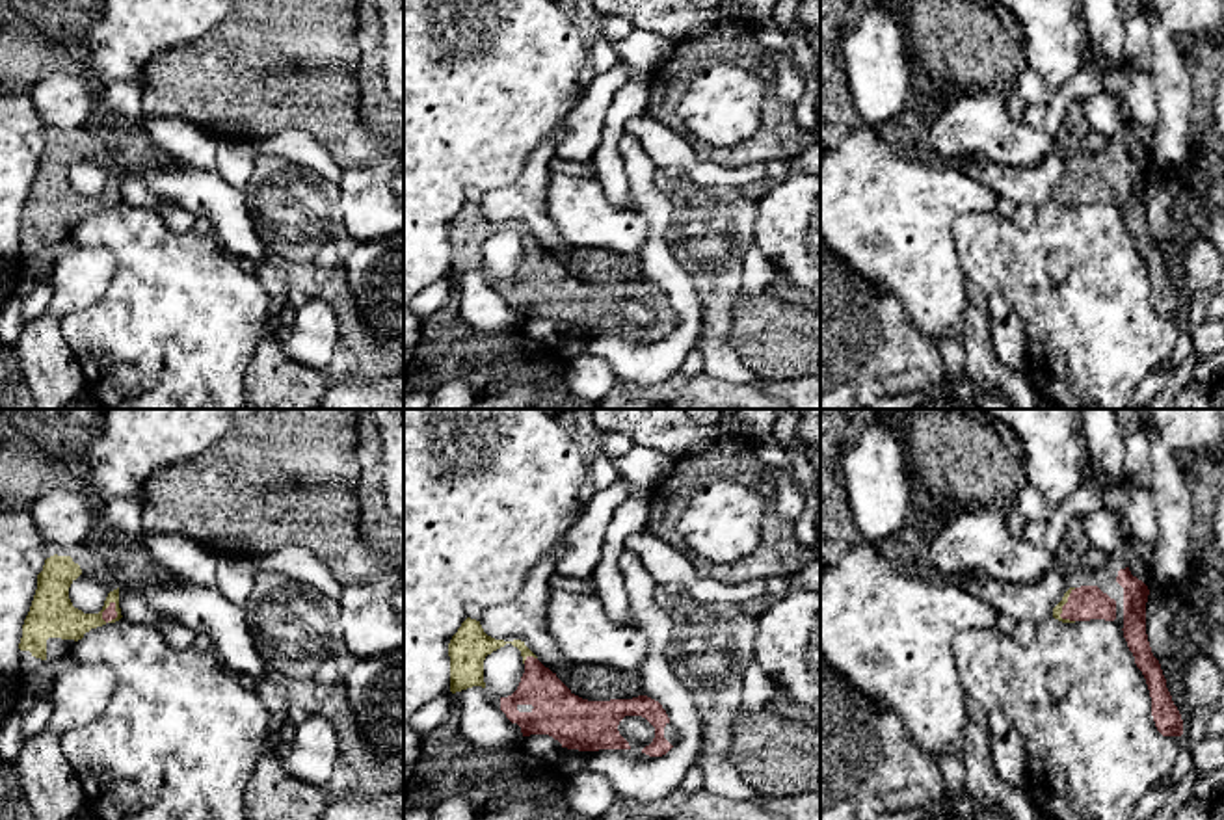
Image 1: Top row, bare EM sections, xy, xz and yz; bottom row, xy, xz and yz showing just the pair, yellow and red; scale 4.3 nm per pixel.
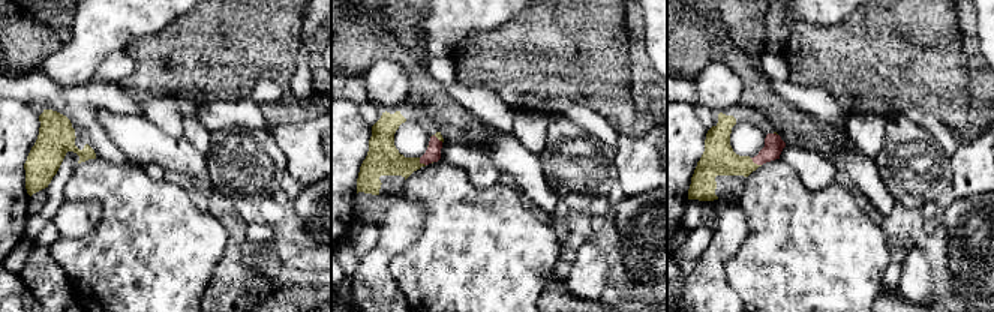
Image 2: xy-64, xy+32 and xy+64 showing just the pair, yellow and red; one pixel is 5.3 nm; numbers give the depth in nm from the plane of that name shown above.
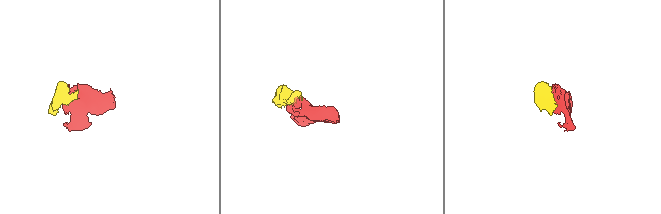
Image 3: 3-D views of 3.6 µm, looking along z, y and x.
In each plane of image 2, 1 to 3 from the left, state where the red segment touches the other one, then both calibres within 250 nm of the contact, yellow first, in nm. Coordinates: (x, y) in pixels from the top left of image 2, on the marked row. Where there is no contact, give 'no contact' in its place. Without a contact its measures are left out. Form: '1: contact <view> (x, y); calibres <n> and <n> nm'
1: no contact
2: contact xy+32 (422, 164); calibres 180 and 80 nm
3: contact xy+64 (756, 164); calibres 180 and 100 nm

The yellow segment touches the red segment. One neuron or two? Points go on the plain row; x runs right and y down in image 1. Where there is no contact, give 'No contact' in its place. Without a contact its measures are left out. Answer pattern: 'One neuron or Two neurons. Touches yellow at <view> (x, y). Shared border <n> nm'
One neuron. Touches yellow at yz (1064, 186). Shared border 160 nm

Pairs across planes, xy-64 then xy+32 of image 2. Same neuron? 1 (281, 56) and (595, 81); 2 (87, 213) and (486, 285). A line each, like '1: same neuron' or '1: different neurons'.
1: same neuron
2: different neurons

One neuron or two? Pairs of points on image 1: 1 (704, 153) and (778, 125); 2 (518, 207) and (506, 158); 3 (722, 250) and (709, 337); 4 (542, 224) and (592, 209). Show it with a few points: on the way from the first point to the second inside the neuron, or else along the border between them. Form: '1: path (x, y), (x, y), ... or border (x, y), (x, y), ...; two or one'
1: path (722, 155), (741, 155), (759, 144); one
2: border (538, 145), (525, 168), (510, 183), (484, 192); two
3: path (717, 272), (717, 315); one
4: border (547, 179), (547, 214), (570, 244); two

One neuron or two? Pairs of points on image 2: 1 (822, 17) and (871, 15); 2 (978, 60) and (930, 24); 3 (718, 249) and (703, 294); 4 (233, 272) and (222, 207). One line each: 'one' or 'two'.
1: two
2: two
3: one
4: one

